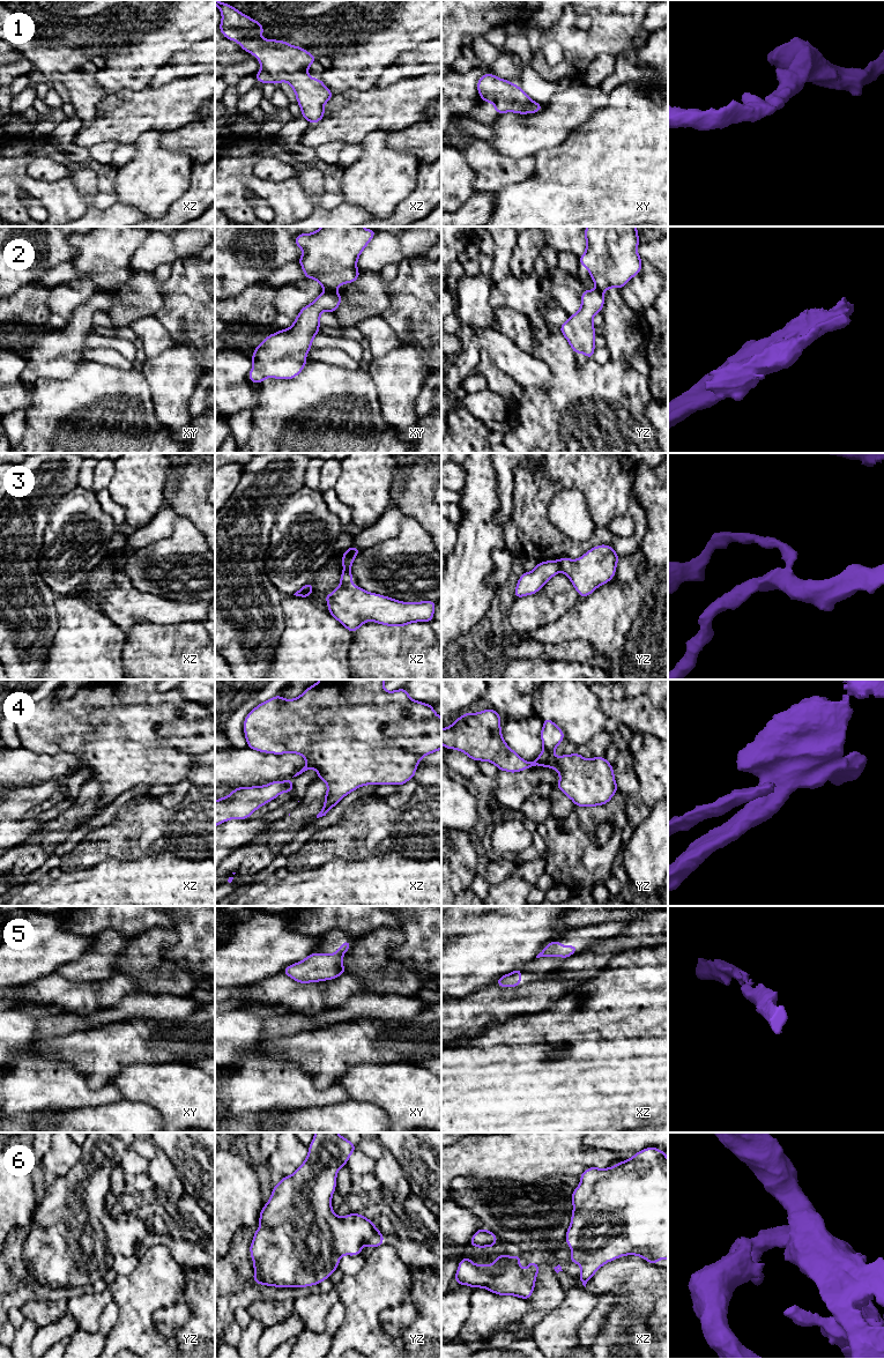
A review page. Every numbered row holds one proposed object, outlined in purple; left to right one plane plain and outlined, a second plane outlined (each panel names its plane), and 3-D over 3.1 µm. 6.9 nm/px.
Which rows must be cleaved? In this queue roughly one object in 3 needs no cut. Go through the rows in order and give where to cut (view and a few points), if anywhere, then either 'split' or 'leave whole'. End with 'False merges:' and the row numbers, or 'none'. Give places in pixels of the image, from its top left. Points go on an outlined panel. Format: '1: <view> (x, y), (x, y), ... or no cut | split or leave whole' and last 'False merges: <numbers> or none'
1: no cut | leave whole
2: xy (326, 290), (333, 291) | split
3: yz (558, 561), (561, 570) | split
4: xz (283, 781), (290, 791) | split
5: no cut | leave whole
6: no cut | leave whole
False merges: 2, 3, 4

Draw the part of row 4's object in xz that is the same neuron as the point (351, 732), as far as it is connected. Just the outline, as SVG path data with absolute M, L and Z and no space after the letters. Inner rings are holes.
M320 680L295 699L284 699L277 695L260 703L246 715L243 727L250 749L273 755L302 755L306 765L294 777L314 768L318 779L327 784L324 808L317 818L326 816L346 795L362 786L406 784L414 779L424 756L441 749L441 718L434 712L433 705L413 700L404 688L385 691L385 682L386 680ZM292 778L284 781L291 793Z

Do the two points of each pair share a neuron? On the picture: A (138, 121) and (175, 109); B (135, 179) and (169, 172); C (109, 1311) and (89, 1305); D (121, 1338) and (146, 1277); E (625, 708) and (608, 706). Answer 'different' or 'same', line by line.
A: same
B: same
C: different
D: same
E: same

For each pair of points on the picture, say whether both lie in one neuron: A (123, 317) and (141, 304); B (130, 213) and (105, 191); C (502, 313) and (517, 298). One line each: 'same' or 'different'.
A: same
B: different
C: different

